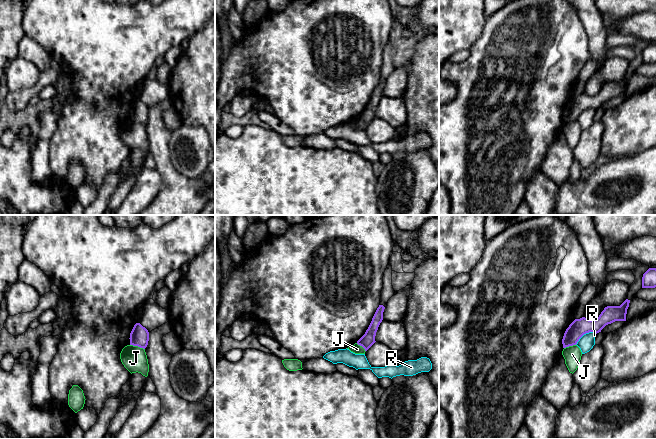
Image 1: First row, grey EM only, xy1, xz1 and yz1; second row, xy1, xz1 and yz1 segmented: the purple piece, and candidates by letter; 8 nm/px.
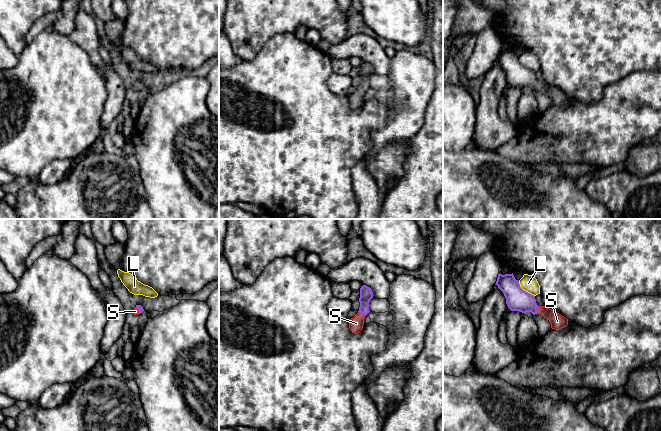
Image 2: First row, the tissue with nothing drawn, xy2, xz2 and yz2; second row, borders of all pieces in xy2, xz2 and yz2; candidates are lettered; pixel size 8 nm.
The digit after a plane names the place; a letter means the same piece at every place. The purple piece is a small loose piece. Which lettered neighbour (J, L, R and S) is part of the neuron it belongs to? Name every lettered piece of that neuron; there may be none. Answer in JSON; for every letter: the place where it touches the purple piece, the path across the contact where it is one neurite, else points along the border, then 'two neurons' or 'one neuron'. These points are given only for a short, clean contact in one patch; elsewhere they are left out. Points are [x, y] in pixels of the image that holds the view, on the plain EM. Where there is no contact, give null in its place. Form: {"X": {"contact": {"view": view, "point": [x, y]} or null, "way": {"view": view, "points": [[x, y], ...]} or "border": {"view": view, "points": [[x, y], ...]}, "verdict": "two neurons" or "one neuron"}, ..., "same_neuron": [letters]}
{"J": {"contact": {"view": "xy1", "point": [137, 121]}, "border": {"view": "xy1", "points": [[130, 120], [144, 125]]}, "verdict": "two neurons"}, "L": {"contact": {"view": "yz2", "point": [525, 67]}, "verdict": "two neurons"}, "R": {"contact": {"view": "yz1", "point": [584, 109]}, "border": {"view": "yz1", "points": [[595, 109], [585, 109], [575, 120]]}, "verdict": "two neurons"}, "S": {"contact": {"view": "xz2", "point": [362, 89]}, "way": {"view": "xz2", "points": [[366, 70], [362, 89], [356, 99]]}, "verdict": "one neuron"}, "same_neuron": ["S"]}

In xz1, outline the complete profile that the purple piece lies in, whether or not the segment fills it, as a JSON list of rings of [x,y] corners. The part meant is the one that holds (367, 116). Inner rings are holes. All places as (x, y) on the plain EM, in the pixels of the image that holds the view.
[[[379,81],[365,110],[357,117],[357,120],[362,122],[365,127],[376,118],[375,112],[378,103],[383,96],[384,85],[385,83],[383,81]]]

